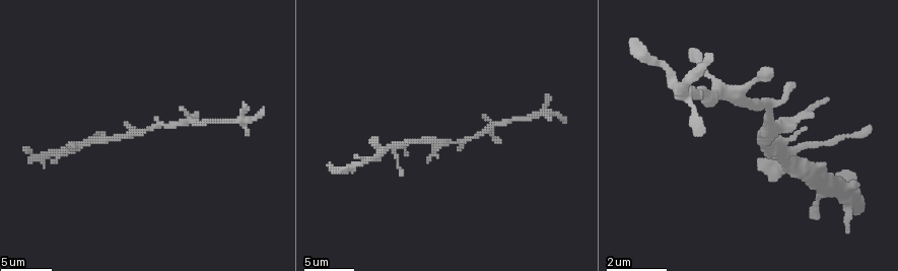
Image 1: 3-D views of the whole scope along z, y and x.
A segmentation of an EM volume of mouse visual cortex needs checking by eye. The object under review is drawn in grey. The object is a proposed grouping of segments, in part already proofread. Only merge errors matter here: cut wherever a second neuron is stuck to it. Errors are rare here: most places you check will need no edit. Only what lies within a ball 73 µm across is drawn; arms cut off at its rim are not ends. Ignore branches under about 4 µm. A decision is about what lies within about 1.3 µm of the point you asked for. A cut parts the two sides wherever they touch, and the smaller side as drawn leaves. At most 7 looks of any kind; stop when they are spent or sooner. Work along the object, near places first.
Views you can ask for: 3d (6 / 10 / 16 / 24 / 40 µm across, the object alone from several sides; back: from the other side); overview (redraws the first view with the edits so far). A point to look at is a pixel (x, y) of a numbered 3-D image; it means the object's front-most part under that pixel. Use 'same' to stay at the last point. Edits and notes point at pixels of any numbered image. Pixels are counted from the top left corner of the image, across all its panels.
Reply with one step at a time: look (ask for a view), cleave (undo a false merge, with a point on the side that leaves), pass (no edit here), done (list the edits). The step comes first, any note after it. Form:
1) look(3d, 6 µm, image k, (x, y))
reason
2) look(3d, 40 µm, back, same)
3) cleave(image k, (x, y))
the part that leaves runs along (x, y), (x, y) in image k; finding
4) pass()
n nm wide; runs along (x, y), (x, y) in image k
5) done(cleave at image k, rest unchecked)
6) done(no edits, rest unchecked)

look(3d, 6 µm, image 1, (394, 144))
a narrow waist

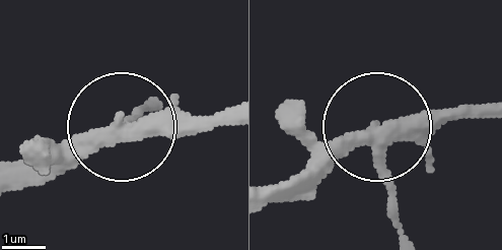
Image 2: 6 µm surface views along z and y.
look(3d, 6 µm, back, image 2, (117, 123))

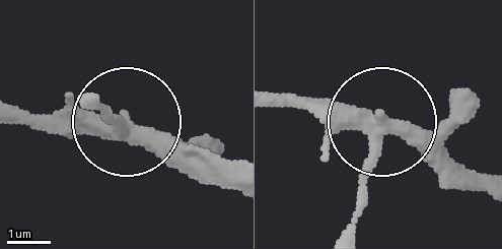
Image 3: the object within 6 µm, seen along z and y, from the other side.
pass()
3 arms; all the same neuron

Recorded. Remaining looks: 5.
look(3d, 10 µm, image 1, (767, 123))

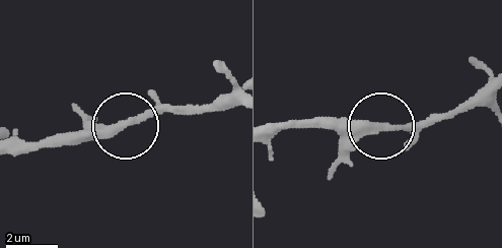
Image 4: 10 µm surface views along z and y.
pass()
runs along (120, 124), (61, 135) in image 4; one neuron here

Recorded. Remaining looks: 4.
look(3d, 16 µm, image 1, (549, 114))
four arms meet

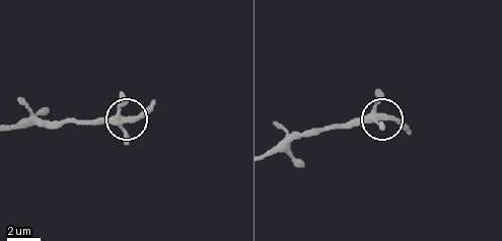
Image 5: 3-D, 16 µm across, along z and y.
pass()
4 arms; runs along (274, 152), (299, 137), (372, 121), (392, 121), (408, 132) in image 5; continuous, no second neuron

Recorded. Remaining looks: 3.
done(no edits, rest unchecked)

